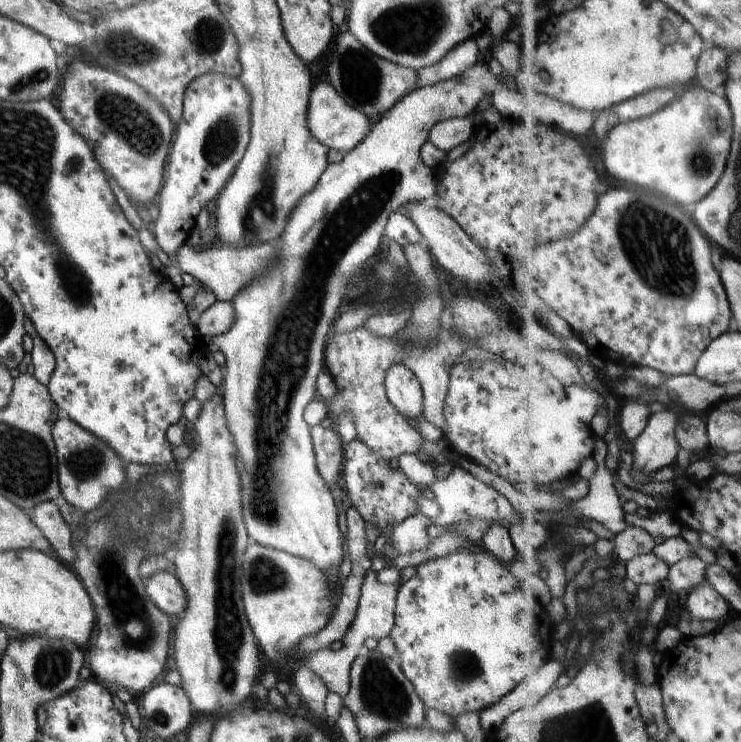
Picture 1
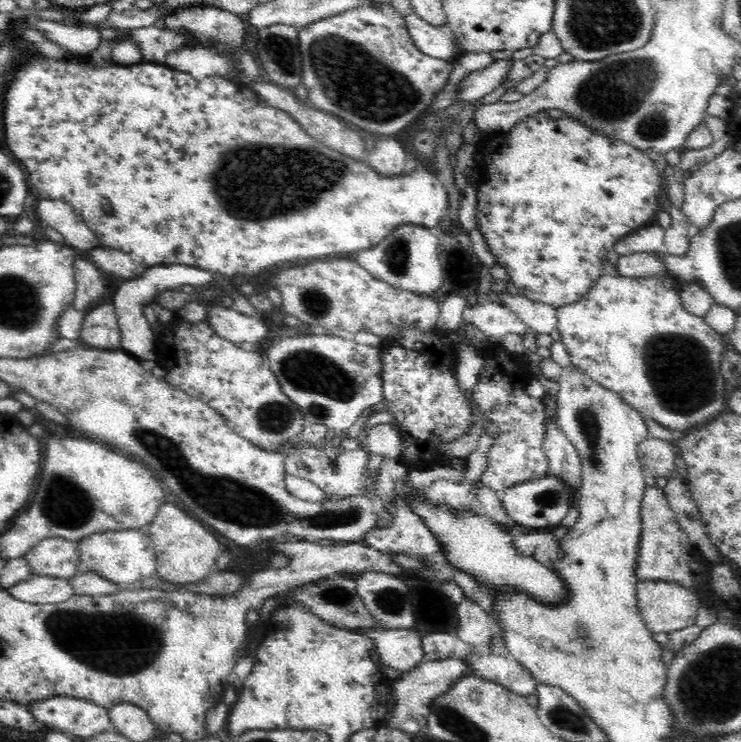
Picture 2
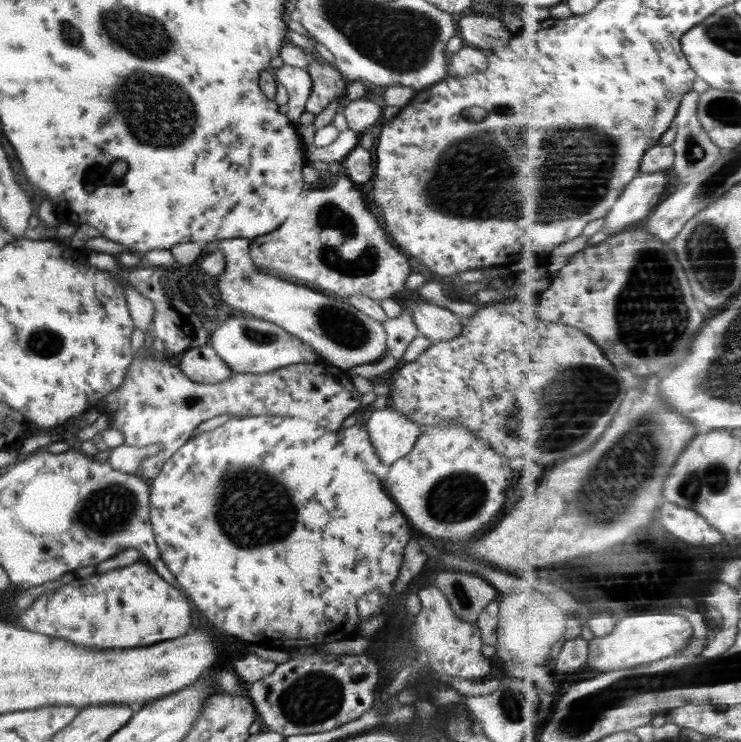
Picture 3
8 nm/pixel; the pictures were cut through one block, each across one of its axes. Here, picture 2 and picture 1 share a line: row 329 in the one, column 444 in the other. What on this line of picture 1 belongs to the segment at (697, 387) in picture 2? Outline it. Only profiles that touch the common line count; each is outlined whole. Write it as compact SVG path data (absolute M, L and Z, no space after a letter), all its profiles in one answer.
M488 551L484 552L462 552L452 553L445 557L436 557L435 559L417 566L416 574L402 586L397 587L397 599L395 604L395 623L390 633L390 640L396 647L398 652L399 666L404 673L404 676L410 680L411 685L414 686L414 692L418 698L422 700L425 708L438 710L448 714L450 718L457 719L462 714L482 714L484 710L496 706L506 694L510 694L522 678L527 675L534 675L541 672L540 668L544 664L554 659L553 646L556 640L556 623L558 622L559 613L555 606L548 604L548 608L540 602L539 595L536 593L523 593L520 590L520 577L523 572L516 567L509 567L501 563L496 557L491 555Z

